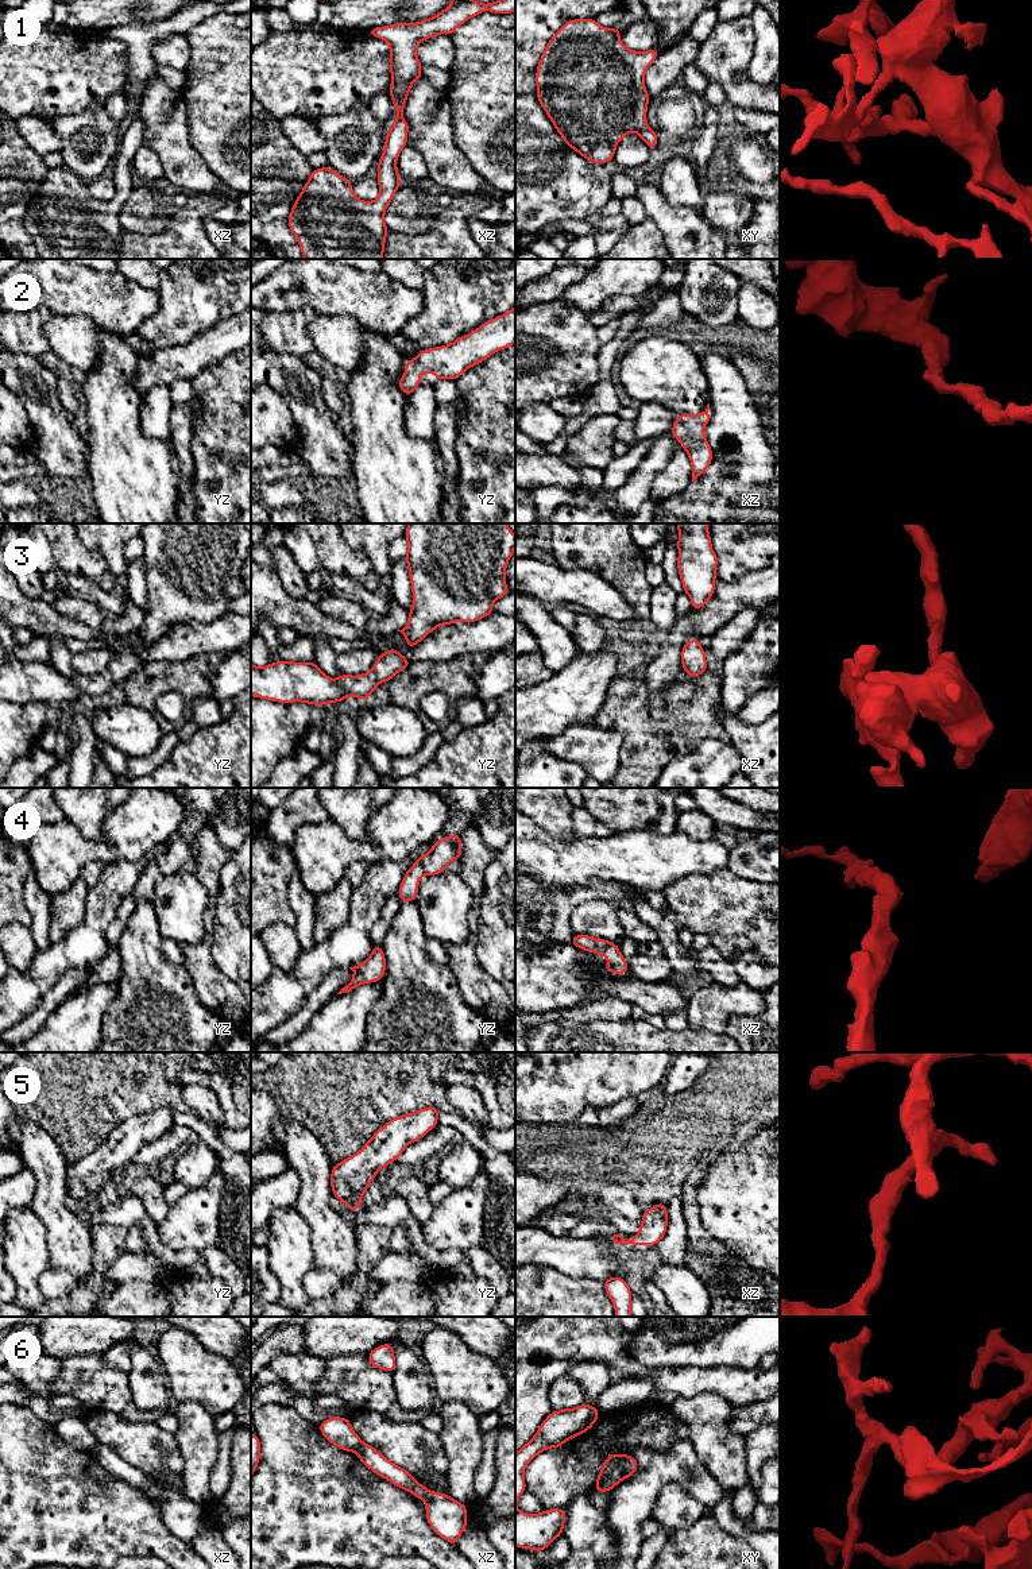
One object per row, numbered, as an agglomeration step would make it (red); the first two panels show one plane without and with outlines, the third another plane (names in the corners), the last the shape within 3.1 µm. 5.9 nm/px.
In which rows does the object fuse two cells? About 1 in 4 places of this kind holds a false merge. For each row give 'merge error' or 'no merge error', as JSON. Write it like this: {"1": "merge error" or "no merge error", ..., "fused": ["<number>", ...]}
{"1": "no merge error", "2": "no merge error", "3": "no merge error", "4": "no merge error", "5": "no merge error", "6": "no merge error", "fused": []}

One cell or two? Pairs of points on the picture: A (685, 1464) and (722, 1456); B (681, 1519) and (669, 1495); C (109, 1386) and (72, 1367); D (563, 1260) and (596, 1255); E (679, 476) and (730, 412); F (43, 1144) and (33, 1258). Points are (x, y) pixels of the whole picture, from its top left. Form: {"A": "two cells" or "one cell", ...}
{"A": "two cells", "B": "one cell", "C": "one cell", "D": "one cell", "E": "two cells", "F": "two cells"}

